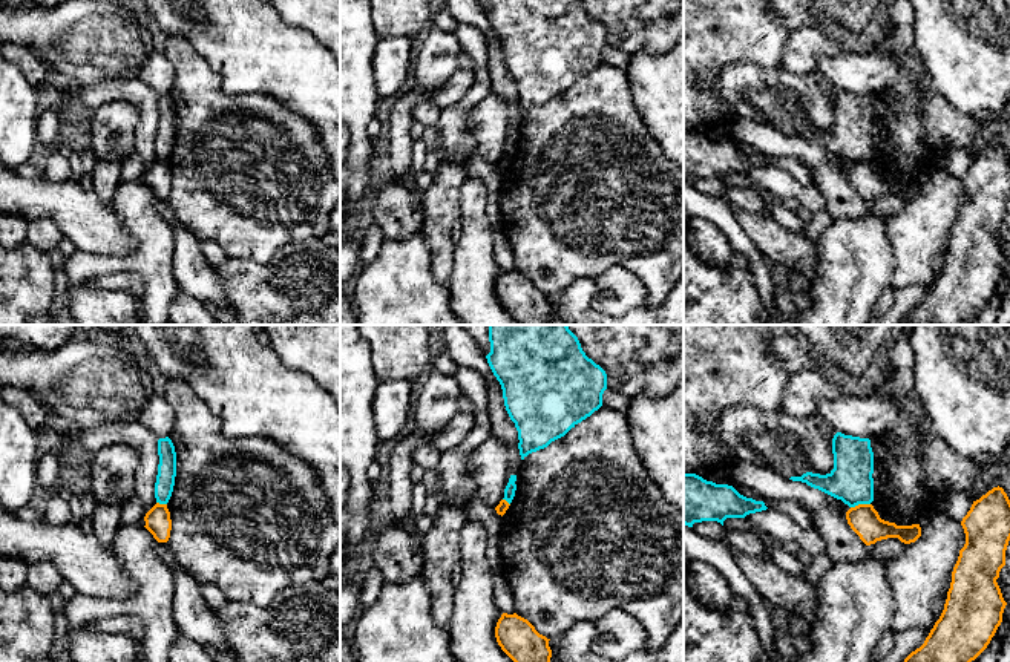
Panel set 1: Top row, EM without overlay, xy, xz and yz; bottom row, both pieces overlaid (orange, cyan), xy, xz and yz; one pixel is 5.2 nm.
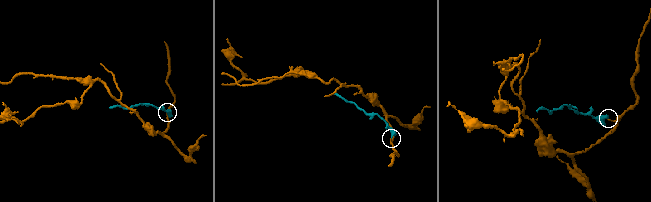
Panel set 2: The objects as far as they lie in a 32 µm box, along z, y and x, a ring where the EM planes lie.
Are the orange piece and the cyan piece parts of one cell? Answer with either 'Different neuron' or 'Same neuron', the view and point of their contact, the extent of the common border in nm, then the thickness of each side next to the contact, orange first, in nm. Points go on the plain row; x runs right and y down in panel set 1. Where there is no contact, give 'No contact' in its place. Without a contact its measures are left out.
Different neuron. Touches orange at yz (860, 161). Shared border 110 nm. Thickness 160 nm (orange) against 220 nm

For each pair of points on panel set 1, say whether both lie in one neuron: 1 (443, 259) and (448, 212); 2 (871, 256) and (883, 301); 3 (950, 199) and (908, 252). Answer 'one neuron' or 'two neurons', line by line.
1: one neuron
2: two neurons
3: one neuron

